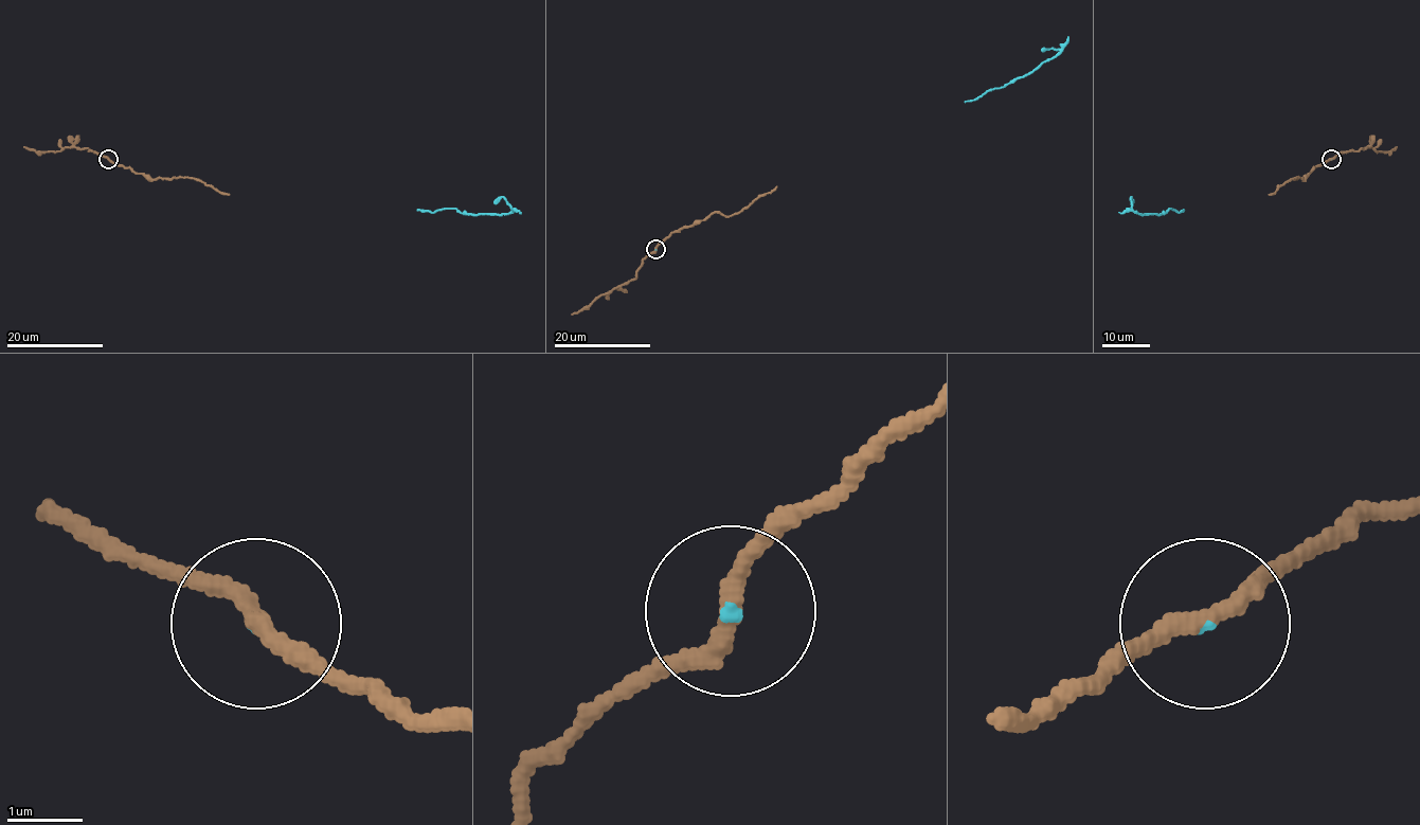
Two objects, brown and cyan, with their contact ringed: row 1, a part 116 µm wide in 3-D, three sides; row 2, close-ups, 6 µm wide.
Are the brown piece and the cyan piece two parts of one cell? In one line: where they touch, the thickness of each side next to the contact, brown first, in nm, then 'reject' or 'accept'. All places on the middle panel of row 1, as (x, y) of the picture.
place (655, 249); calibres 240 and 60 nm; accept

